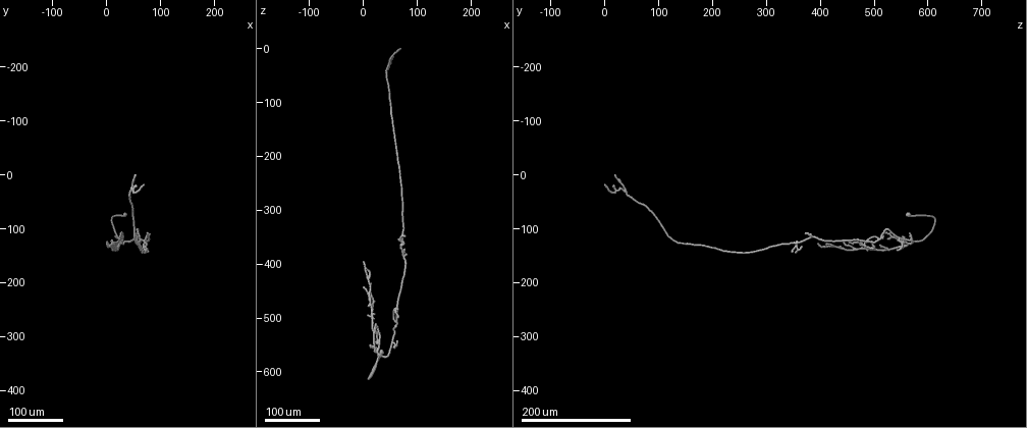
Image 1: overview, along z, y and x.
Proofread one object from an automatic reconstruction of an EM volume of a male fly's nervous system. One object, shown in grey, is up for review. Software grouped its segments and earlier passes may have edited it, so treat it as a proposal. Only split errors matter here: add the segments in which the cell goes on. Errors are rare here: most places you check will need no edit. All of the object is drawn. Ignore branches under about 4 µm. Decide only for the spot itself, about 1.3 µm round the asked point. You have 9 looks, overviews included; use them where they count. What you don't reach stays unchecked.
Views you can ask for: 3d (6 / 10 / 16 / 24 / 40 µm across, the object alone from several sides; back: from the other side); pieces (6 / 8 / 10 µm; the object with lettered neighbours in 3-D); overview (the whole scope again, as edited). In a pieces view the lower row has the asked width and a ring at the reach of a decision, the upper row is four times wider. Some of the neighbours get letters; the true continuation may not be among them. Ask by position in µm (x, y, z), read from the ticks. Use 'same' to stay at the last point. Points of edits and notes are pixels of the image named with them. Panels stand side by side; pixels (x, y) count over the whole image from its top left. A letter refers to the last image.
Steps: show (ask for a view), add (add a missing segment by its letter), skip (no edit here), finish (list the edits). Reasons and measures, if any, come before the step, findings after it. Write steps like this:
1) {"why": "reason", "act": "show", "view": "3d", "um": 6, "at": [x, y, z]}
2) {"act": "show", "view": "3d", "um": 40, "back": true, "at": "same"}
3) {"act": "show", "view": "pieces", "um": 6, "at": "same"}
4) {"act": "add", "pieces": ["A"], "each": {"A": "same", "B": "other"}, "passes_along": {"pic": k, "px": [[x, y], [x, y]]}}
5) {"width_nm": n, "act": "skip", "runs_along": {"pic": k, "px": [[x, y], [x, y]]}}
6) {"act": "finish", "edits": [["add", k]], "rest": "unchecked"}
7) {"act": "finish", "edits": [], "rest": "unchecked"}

{"why": "long arm stops here", "act": "show", "view": "3d", "um": 24, "at": [20, 130, 515]}

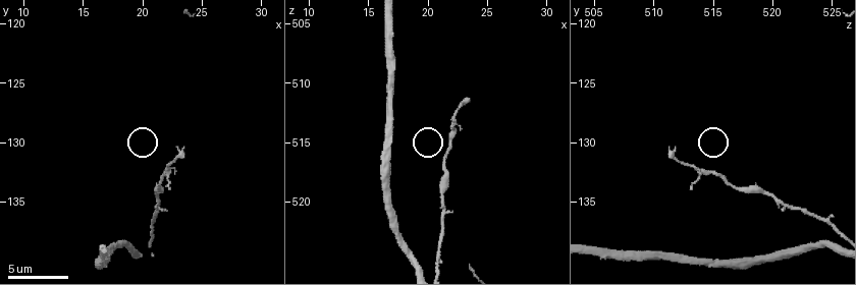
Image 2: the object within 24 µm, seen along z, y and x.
{"act": "show", "view": "pieces", "um": 6, "at": [23.0, 130.4, 512.0]}

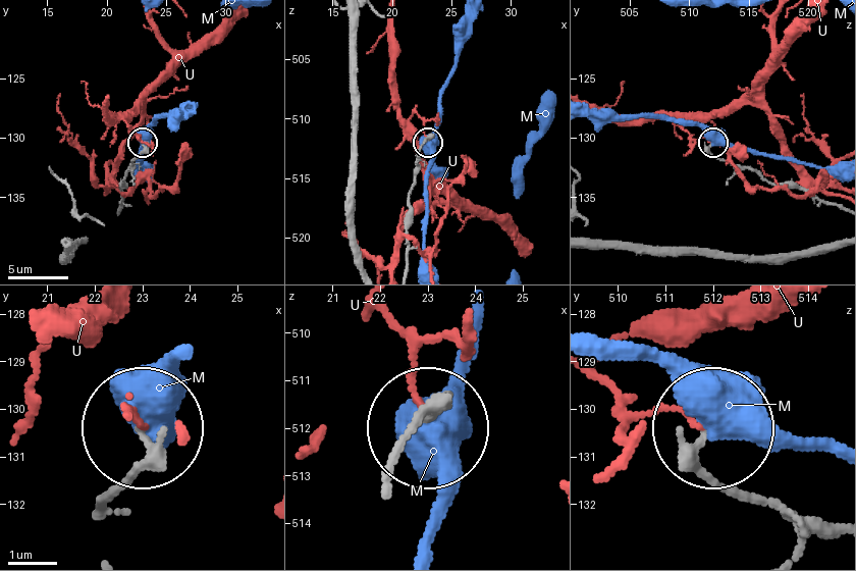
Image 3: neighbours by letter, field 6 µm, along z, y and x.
{"width_nm": 200, "act": "skip", "each": {"M": "other", "U": "other"}, "runs_along": {"pic": 3, "px": [[828, 533], [707, 472], [695, 448], [703, 427]]}, "found": "none of them fits"}

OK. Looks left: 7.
{"why": "tapers out", "act": "show", "view": "3d", "um": 40, "at": [5, 125, 395]}

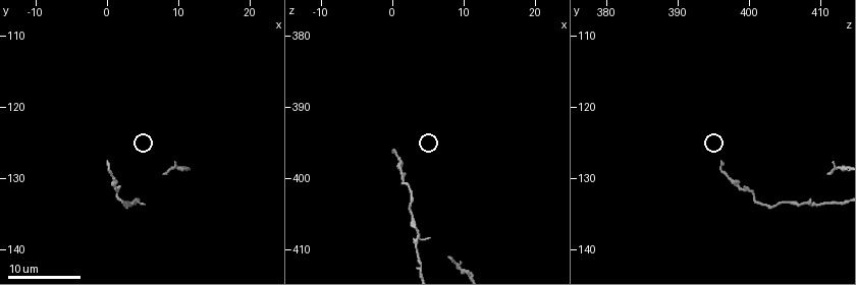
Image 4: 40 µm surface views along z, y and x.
{"act": "show", "view": "pieces", "um": 10, "at": [0.5, 127.5, 396.0]}

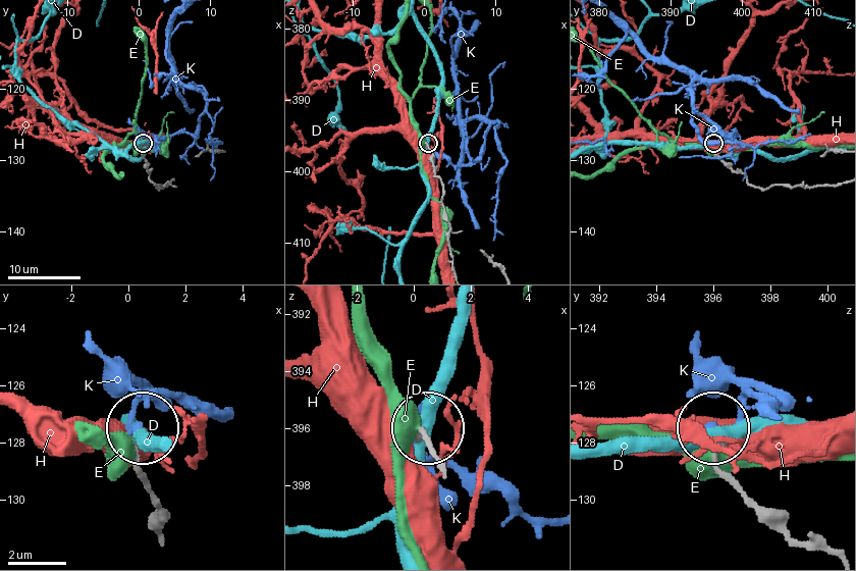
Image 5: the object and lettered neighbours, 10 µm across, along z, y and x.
{"act": "skip", "each": {"D": "other", "E": "other", "H": "other", "K": "other"}, "found": "no lettered segment goes on from it"}

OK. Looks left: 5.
{"why": "thin end", "act": "show", "view": "3d", "um": 40, "at": [65, 135, 500]}

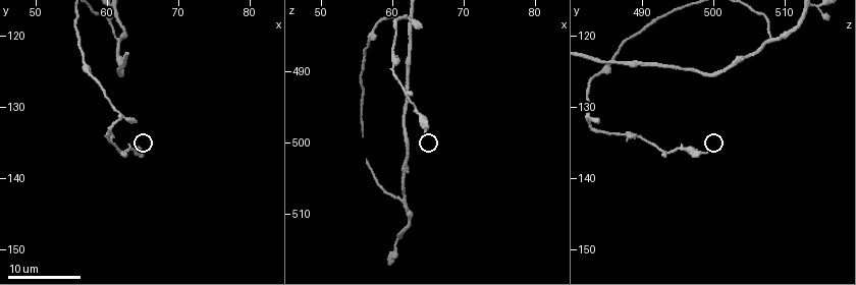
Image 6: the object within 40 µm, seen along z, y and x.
{"act": "show", "view": "pieces", "um": 8, "at": [64.5, 136.5, 499.0]}

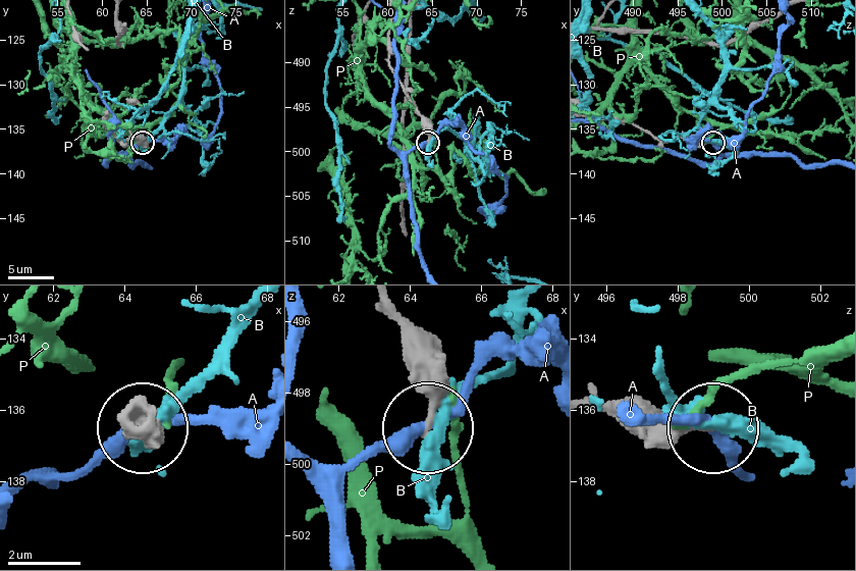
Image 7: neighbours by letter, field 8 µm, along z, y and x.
{"width_nm": 130, "act": "skip", "each": {"A": "other", "B": "other", "P": "other"}, "runs_along": {"pic": 7, "px": [[588, 408], [712, 426]]}, "found": "none of them fits"}

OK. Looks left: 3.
{"why": "long arm stops here", "act": "show", "view": "3d", "um": 24, "at": [70, 20, -5]}

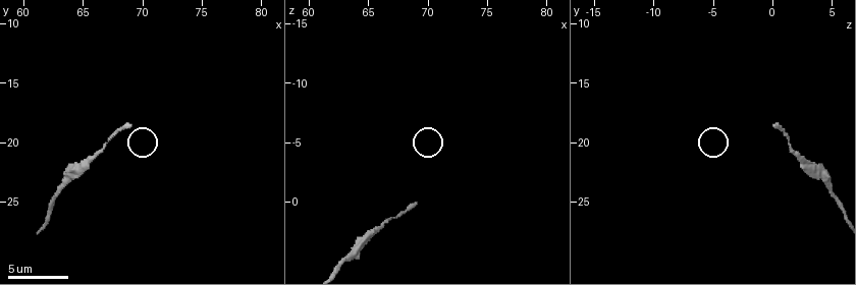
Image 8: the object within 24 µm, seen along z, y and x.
{"why": "closer look", "act": "show", "view": "3d", "um": 10, "at": [68.8, 18.4, 0.2]}

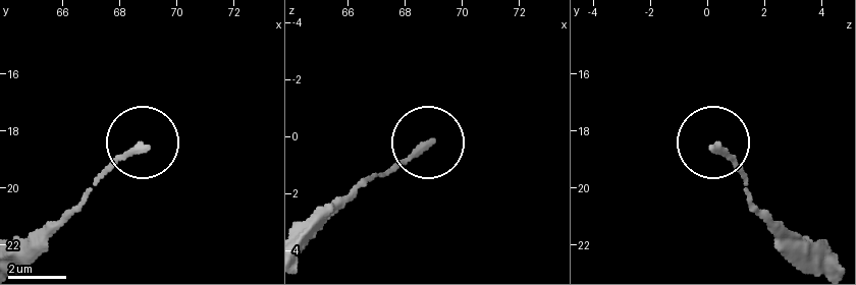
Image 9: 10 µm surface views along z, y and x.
{"why": "see the neighbours", "act": "show", "view": "pieces", "um": 10, "at": [68.8, 18.6, 0.3]}

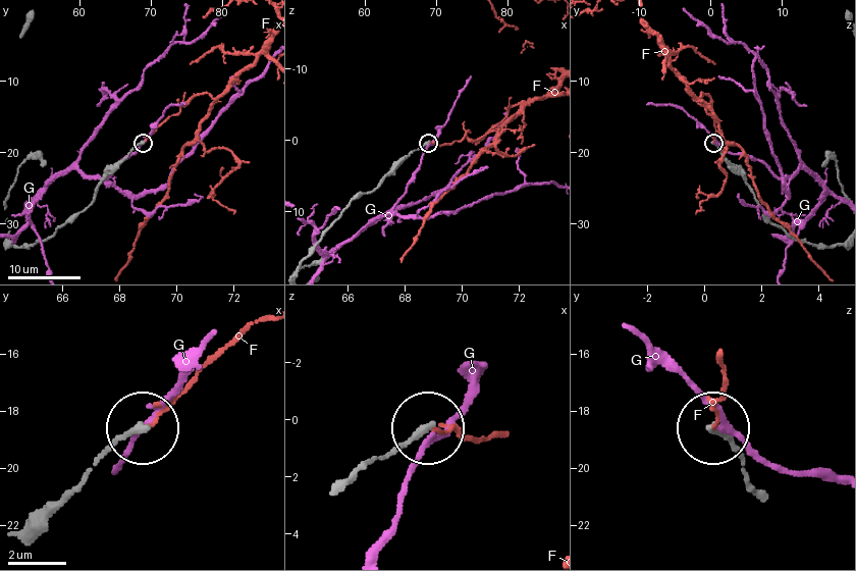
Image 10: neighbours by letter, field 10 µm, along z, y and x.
{"act": "skip", "each": {"F": "other", "G": "other"}, "found": "none of them fits"}

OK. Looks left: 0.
{"act": "finish", "edits": [], "rest": "unchecked"}

